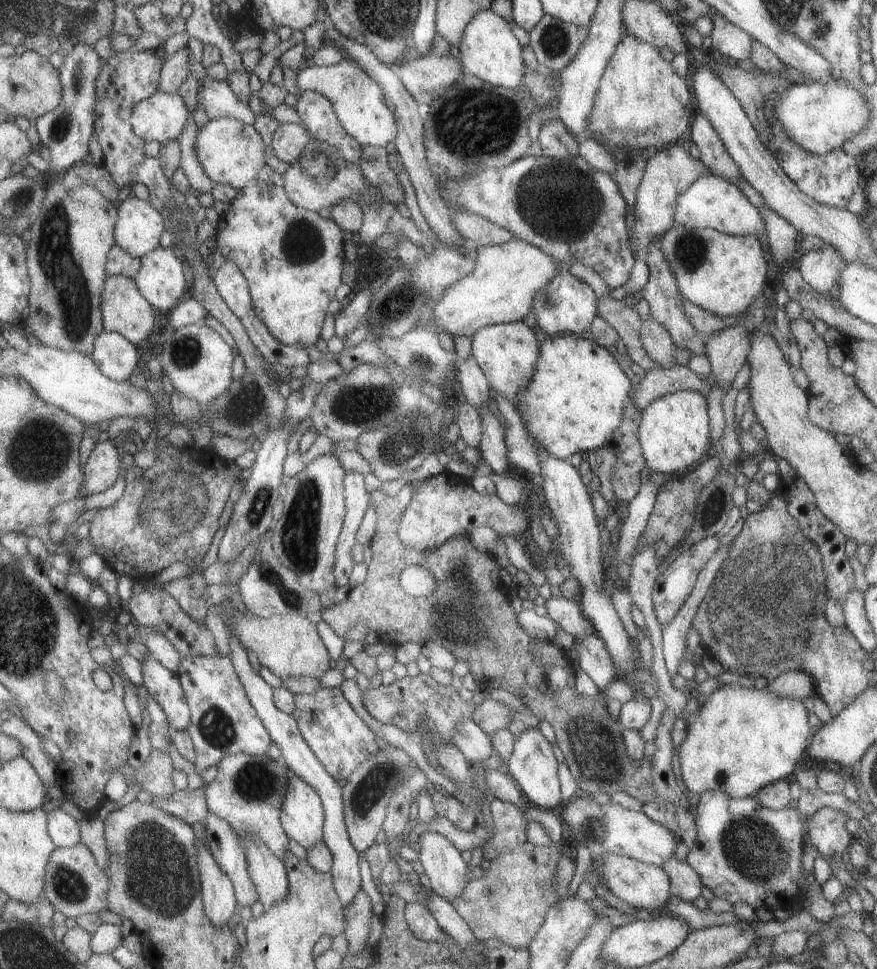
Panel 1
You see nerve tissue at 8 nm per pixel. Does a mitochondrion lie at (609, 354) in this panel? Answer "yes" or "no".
no

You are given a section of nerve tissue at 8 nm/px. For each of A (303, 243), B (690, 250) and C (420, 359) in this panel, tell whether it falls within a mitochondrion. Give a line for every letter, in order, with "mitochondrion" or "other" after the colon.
A: mitochondrion
B: mitochondrion
C: mitochondrion

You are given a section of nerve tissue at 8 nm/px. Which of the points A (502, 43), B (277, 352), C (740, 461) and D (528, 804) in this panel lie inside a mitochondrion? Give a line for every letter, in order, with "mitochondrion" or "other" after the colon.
A: other
B: other
C: other
D: other

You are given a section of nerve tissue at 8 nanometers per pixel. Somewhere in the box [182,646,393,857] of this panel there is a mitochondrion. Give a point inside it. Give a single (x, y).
(256, 781)

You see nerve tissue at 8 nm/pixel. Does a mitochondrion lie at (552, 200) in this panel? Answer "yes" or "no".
yes

